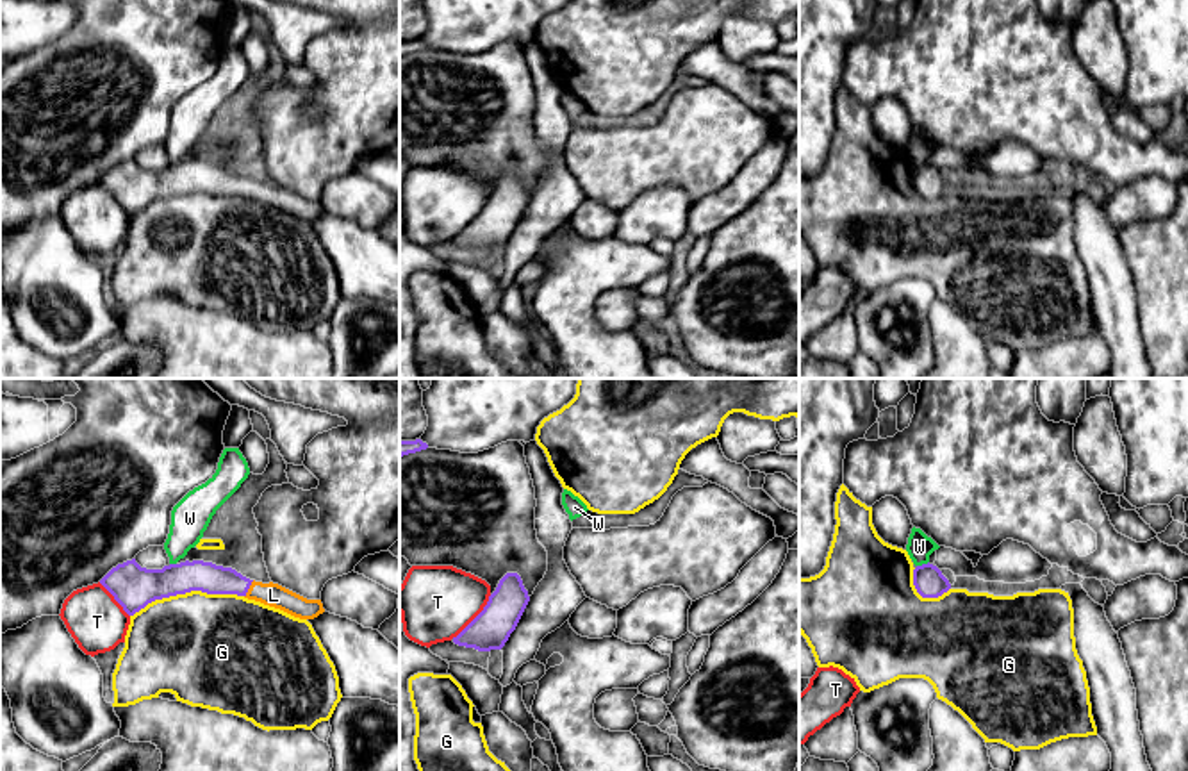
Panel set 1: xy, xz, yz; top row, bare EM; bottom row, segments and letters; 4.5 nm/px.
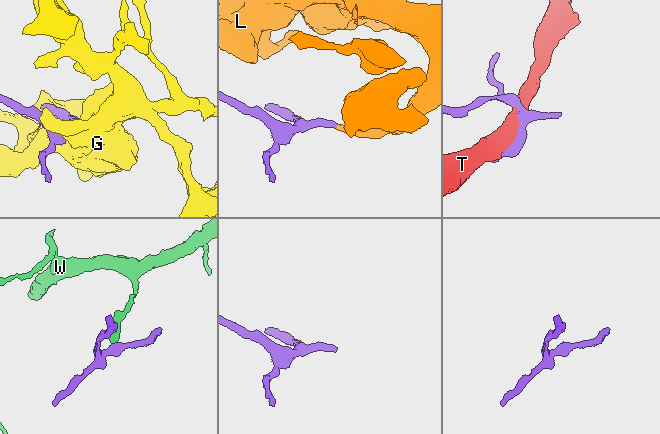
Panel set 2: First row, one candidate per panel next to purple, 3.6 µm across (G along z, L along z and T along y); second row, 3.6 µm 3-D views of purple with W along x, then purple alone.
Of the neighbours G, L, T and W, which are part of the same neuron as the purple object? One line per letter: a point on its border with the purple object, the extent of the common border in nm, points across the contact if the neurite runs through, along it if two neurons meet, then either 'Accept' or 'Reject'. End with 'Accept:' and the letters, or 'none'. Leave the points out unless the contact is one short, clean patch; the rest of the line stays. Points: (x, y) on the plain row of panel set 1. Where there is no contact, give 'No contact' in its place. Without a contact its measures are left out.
G: Touches purple at xy (186, 191). Shared border 500 nm. Reject
L: Touches purple at xy (248, 188). Shared border 90 nm. Reject
T: Touches purple at xz (475, 218). Shared border 260 nm. Reject
W: Touches purple at yz (923, 165). Shared border 60 nm. Boundary: yz (928, 161), (917, 166). Reject
Accept: none

